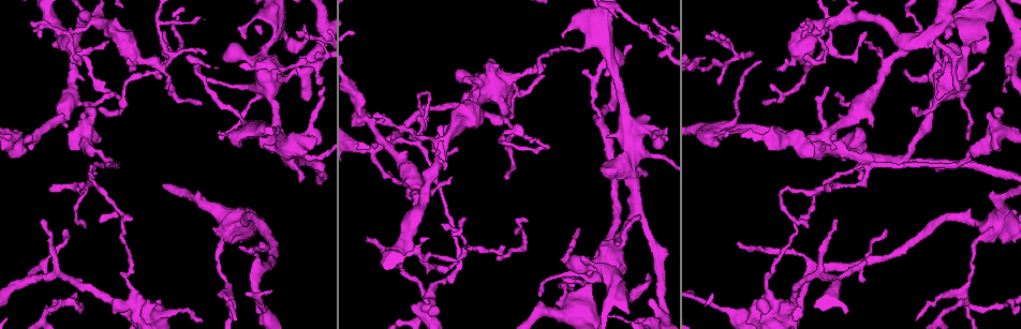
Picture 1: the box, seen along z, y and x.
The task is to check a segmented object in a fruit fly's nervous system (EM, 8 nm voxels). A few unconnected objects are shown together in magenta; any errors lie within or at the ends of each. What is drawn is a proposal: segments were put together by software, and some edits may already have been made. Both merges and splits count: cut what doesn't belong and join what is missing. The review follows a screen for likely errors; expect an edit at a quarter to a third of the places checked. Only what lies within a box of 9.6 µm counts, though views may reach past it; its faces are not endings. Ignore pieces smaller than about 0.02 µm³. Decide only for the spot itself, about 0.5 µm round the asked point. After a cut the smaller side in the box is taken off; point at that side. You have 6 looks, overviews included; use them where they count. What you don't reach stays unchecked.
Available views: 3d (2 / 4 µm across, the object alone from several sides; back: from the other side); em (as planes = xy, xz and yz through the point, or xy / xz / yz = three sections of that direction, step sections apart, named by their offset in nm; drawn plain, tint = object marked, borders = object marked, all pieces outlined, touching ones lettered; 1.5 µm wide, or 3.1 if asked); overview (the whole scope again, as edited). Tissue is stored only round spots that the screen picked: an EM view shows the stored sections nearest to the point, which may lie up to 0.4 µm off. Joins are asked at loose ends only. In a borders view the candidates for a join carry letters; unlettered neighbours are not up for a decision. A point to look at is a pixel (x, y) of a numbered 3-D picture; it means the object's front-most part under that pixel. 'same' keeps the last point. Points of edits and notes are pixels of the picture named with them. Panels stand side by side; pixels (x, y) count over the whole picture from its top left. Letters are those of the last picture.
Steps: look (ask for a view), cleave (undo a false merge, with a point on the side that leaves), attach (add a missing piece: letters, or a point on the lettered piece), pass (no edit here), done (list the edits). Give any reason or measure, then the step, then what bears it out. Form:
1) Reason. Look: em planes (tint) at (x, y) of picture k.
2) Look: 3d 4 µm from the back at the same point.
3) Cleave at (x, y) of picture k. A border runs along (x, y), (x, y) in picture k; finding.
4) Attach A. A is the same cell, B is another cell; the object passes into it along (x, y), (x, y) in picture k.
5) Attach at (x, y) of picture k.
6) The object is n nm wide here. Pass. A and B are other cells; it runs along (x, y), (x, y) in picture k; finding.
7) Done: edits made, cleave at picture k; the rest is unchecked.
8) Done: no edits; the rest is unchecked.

Thick turns thin. Look: em xy step 8 (tint) at (766, 282) of picture 1.

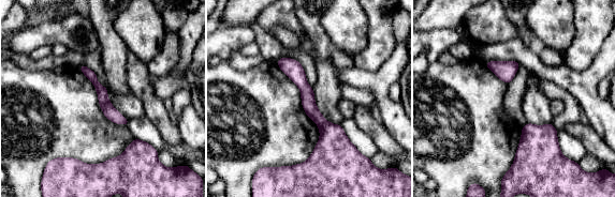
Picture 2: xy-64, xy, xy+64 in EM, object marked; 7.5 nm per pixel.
Another direction. Look: em planes (borders) at the same point.

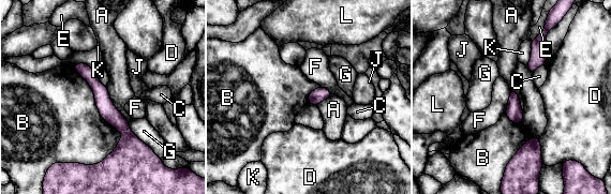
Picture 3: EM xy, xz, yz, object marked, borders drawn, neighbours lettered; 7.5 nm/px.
The object is 50 nm wide here. Cleave at (131, 158) of picture 3. A, B, C, D, E, F, G, J, K and L are other cells; a border runs along (128, 124), (117, 129) in picture 3; a second neuron is stuck on.

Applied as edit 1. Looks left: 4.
A narrow waist. Look: em planes (borders) at (793, 254) of picture 1.

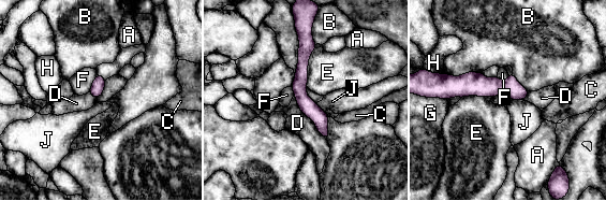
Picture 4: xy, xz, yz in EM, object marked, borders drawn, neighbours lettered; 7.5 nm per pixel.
Pass. A, B, C, D, E, F, G, H and J are other cells; a border runs along (512, 99), (522, 100) in picture 4; all the same neuron.

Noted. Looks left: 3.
Look: overview.

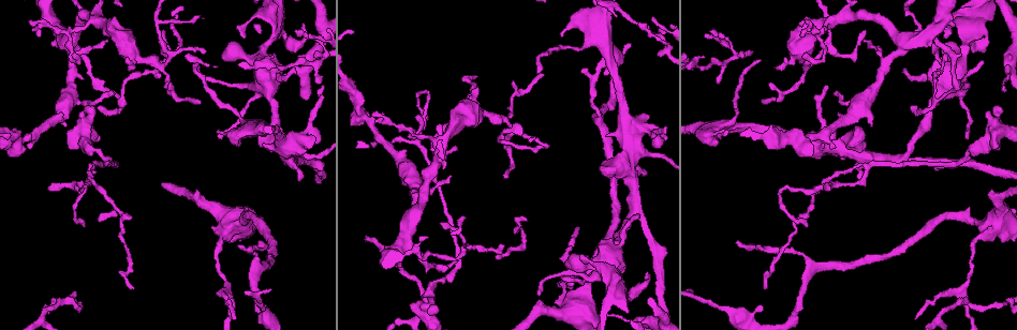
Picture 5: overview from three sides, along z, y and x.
Tapers out. Look: em planes (borders) at (577, 226) of picture 5.

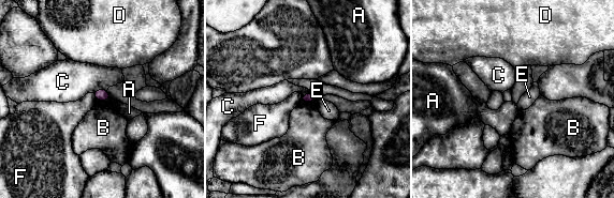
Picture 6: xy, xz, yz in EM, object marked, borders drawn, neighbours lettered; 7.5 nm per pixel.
The longest contact is with B, 120 nm. Pass. A, B, C, D, E and F are other cells; a border runs along (106, 90), (99, 89), (93, 93) in picture 6; no lettered piece goes on from it.

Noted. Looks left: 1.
Done: edits made, cleave at picture 3; the rest is unchecked.

